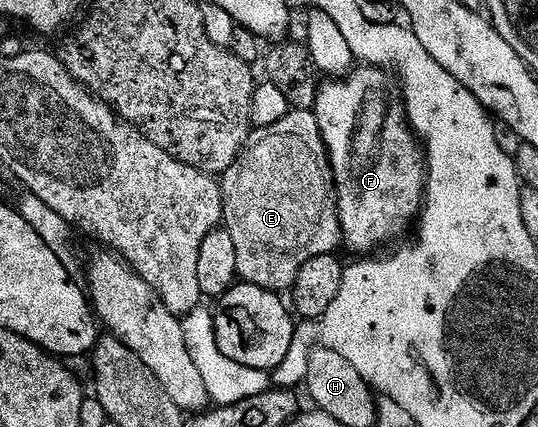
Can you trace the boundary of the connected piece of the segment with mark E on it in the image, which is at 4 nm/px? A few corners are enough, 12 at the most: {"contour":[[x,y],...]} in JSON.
{"contour":[[313,110],[220,176],[238,279],[291,290],[342,243]]}

